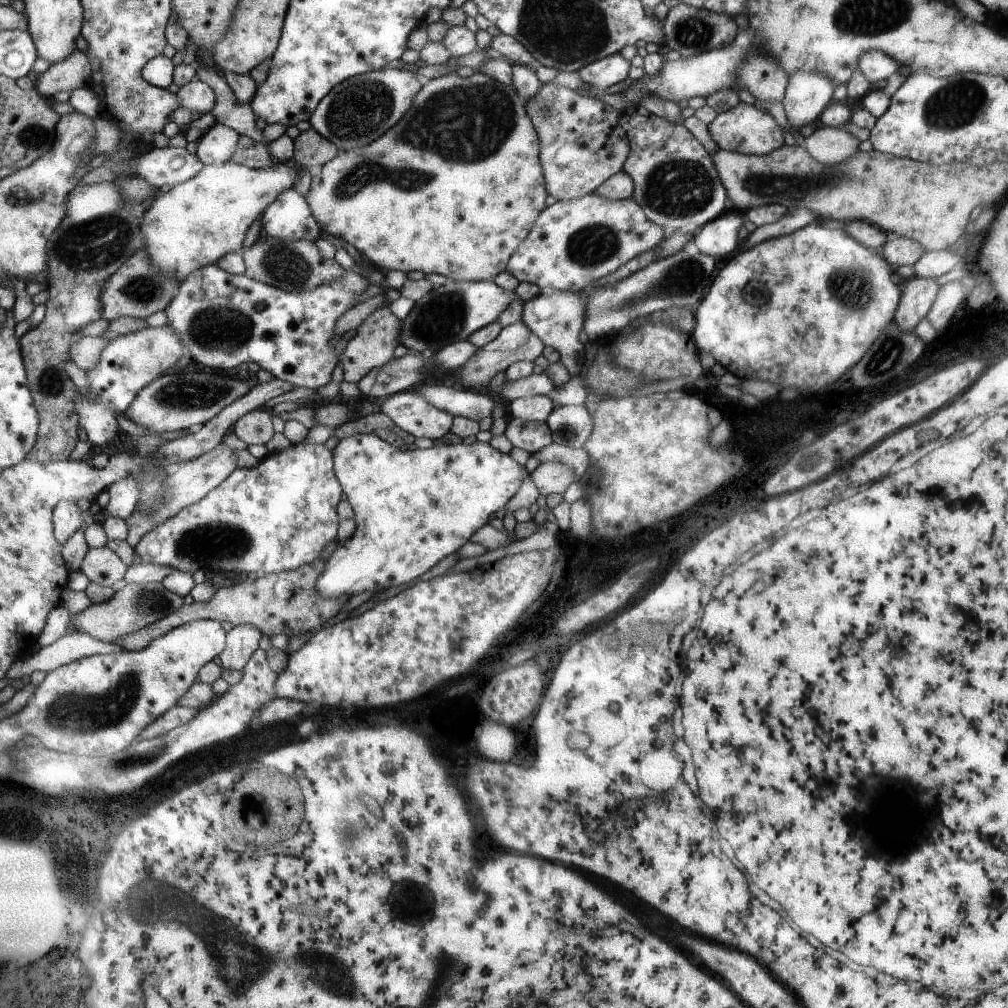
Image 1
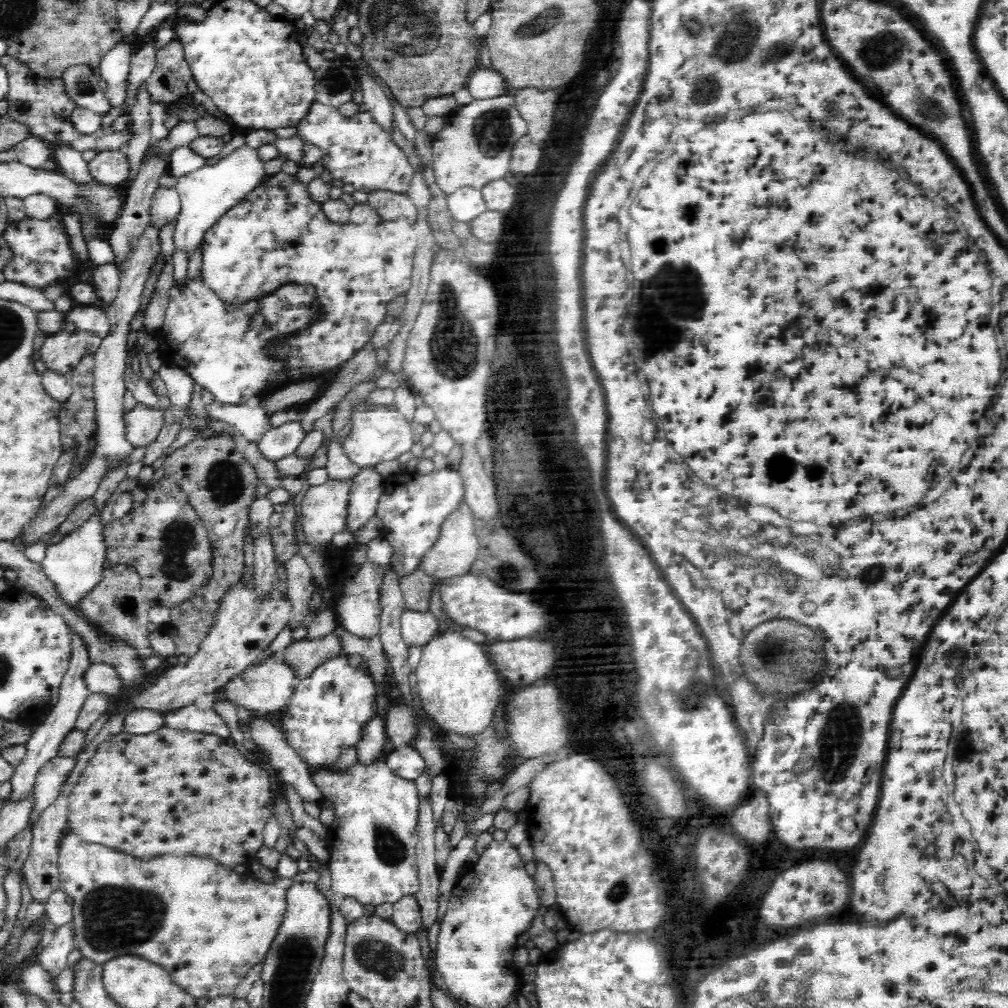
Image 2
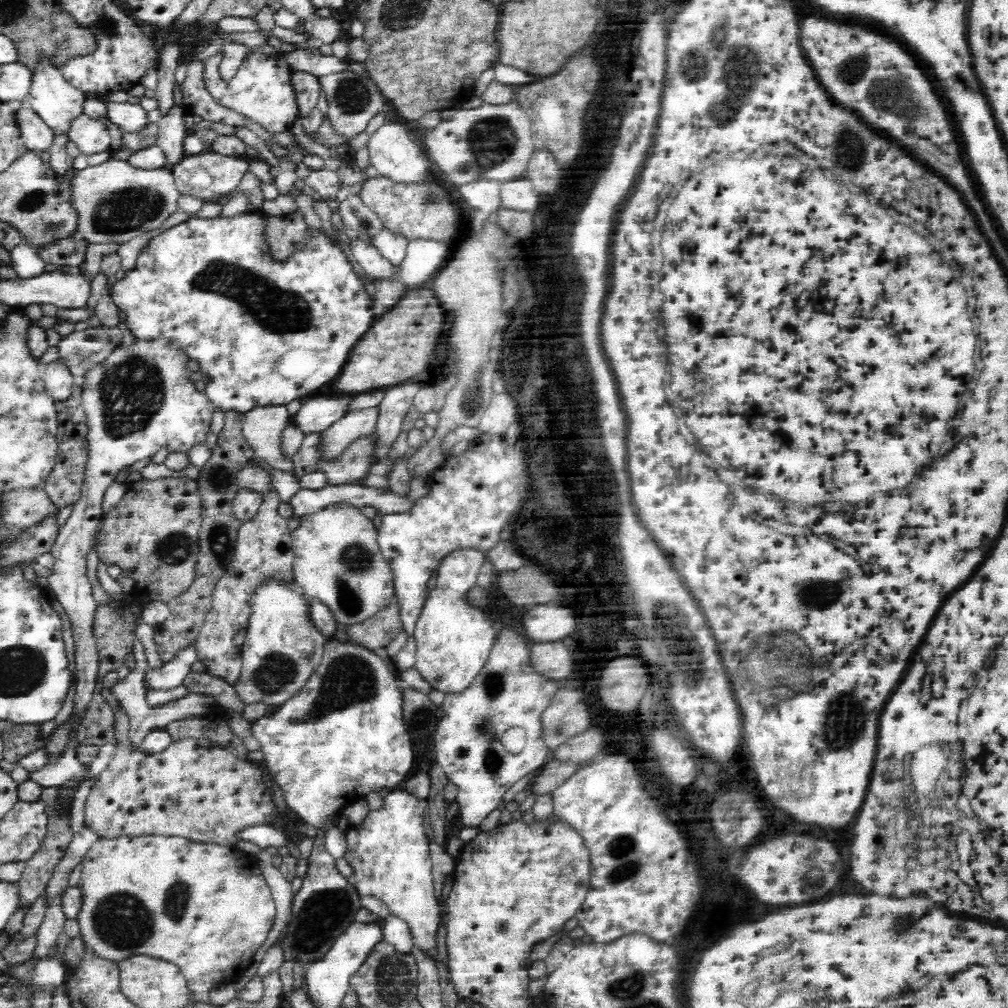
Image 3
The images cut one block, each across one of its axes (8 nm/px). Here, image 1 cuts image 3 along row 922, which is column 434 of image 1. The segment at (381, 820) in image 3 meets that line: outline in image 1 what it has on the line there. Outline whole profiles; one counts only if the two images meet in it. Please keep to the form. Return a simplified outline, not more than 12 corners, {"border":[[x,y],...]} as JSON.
{"border":[[414,390],[381,401],[381,412],[411,436],[432,442],[452,416]]}

